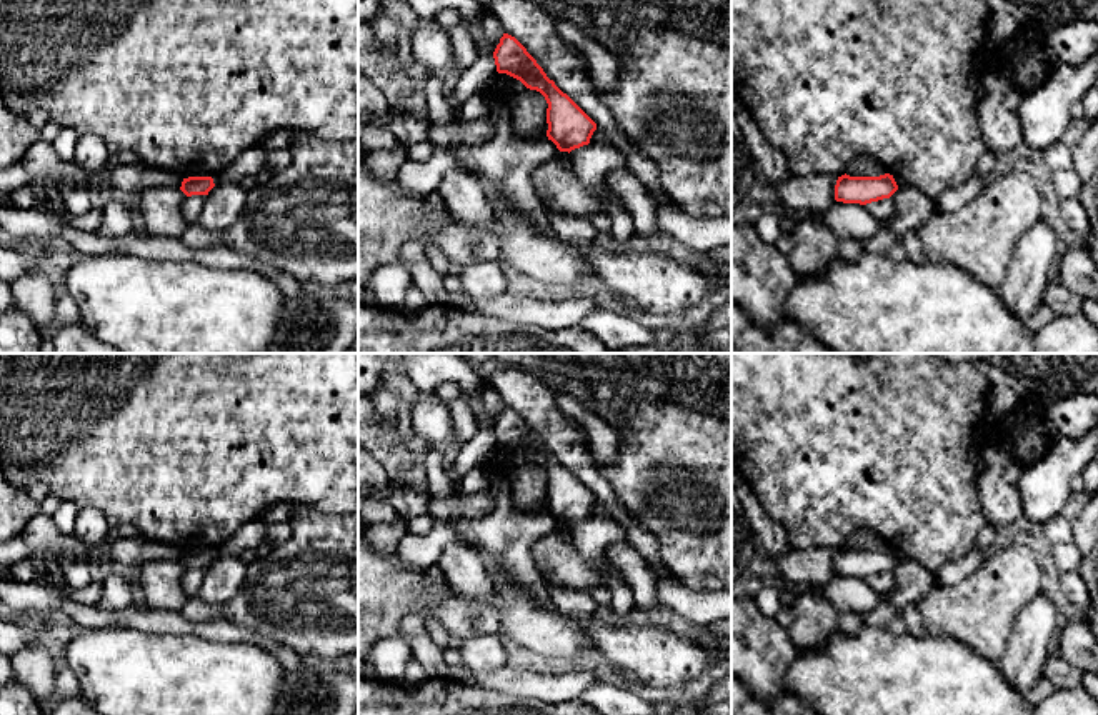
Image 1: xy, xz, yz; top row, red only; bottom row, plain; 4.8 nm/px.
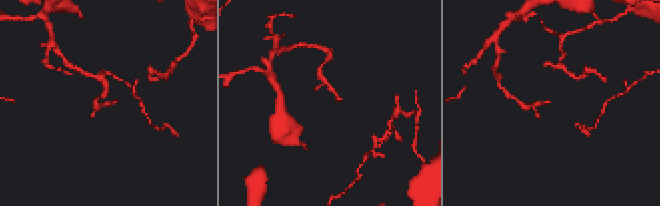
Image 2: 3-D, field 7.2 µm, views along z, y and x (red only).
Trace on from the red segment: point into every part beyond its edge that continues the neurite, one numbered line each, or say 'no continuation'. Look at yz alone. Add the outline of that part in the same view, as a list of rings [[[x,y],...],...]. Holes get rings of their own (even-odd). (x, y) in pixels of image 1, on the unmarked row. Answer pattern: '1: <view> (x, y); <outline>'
no continuation

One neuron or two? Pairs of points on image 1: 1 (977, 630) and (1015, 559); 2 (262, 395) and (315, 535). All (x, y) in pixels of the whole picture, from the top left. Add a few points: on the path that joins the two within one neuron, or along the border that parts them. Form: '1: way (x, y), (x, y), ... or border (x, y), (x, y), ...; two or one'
1: way (980, 612), (1010, 577); one
2: border (292, 507), (304, 505), (340, 514); two

